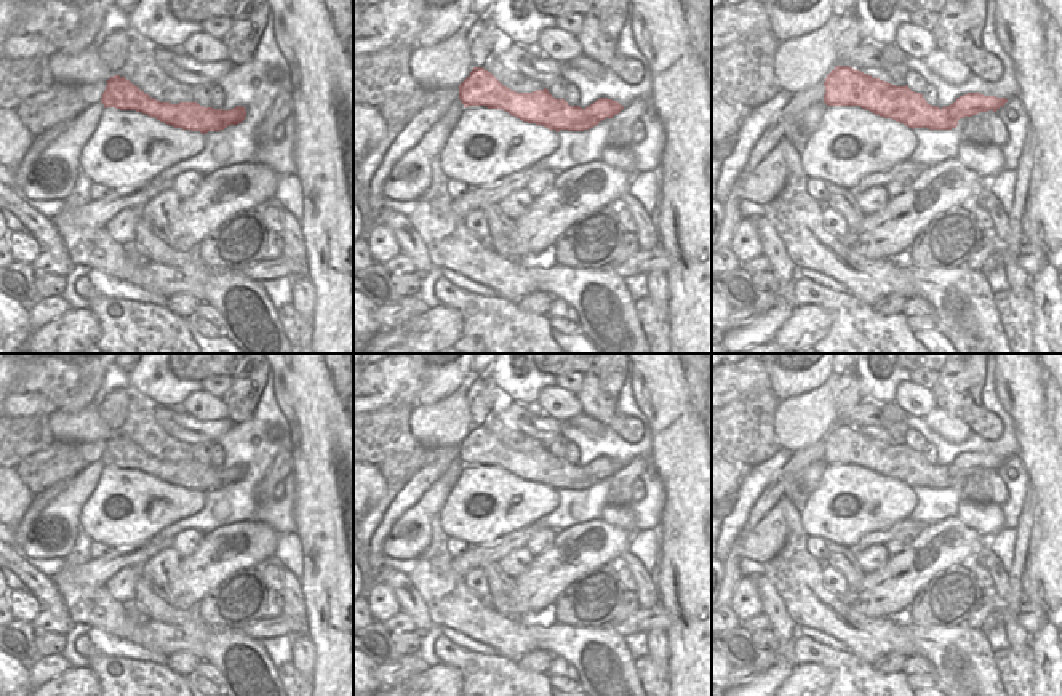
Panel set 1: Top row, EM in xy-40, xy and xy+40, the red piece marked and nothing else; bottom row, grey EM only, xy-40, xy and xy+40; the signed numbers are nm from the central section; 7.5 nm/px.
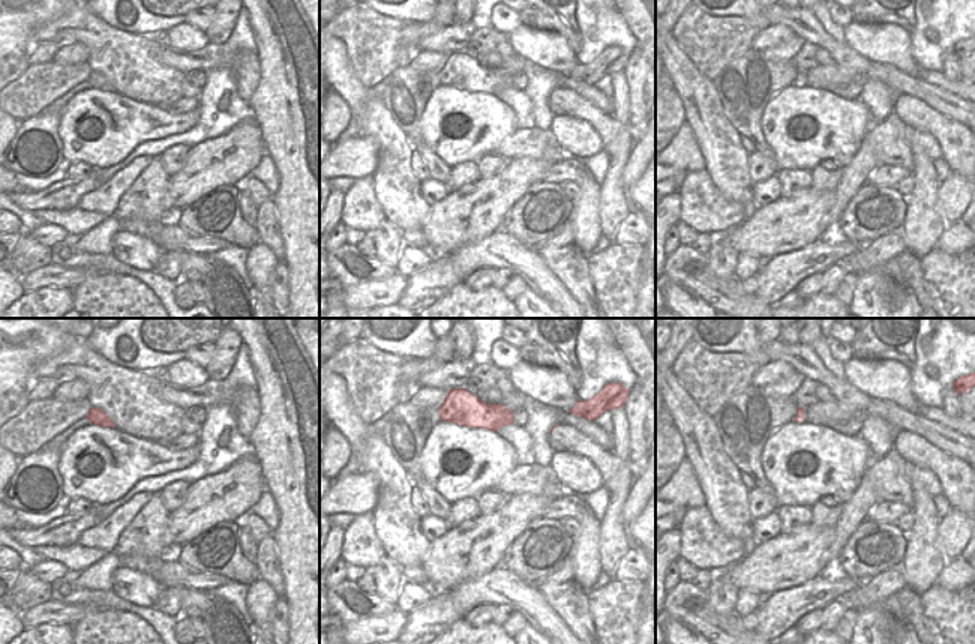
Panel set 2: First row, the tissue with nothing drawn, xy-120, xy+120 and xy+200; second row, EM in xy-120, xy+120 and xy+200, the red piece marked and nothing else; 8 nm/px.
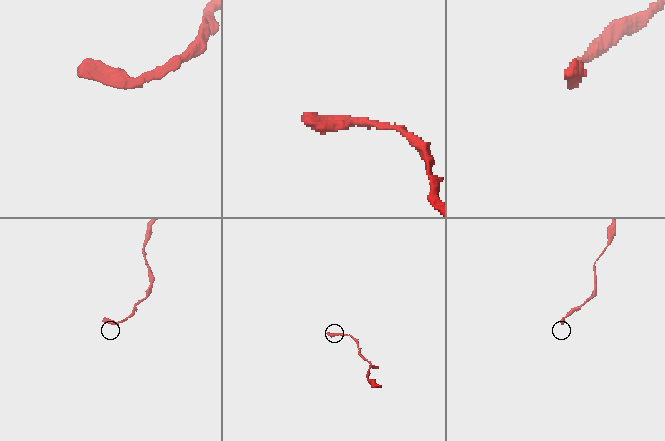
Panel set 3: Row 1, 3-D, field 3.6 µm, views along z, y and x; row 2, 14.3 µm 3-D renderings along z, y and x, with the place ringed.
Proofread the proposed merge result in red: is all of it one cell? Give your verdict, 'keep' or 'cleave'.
cleave

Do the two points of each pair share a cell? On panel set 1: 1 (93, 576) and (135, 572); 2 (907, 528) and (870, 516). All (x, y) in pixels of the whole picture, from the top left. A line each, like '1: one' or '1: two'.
1: two
2: two

